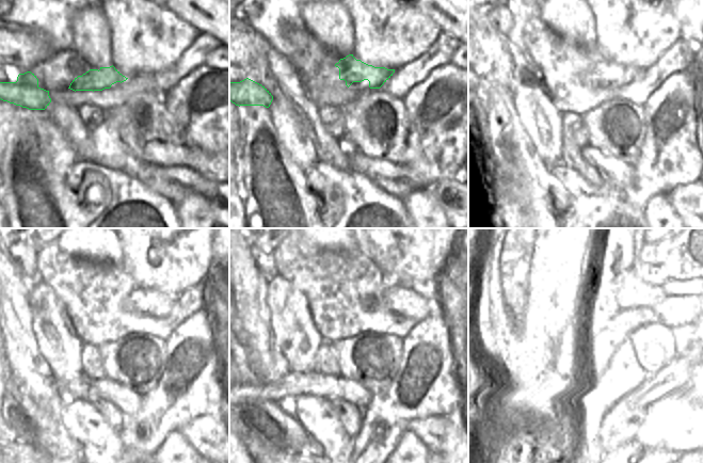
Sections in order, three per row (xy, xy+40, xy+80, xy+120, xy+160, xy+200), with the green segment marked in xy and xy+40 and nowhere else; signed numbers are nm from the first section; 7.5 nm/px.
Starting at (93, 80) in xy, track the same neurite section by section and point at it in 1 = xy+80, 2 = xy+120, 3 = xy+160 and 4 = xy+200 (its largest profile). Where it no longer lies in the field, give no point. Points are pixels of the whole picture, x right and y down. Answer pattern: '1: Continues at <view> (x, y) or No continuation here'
1: Continues at xy+80 (617, 75)
2: Continues at xy+120 (146, 302)
3: Continues at xy+160 (405, 303)
4: Continues at xy+200 (667, 312)

